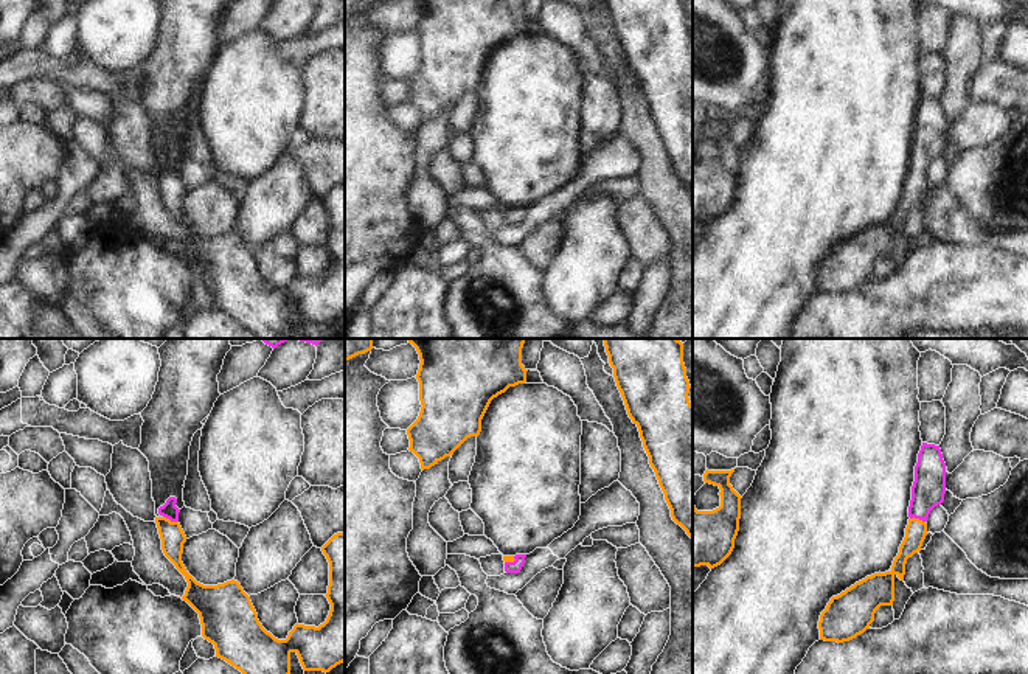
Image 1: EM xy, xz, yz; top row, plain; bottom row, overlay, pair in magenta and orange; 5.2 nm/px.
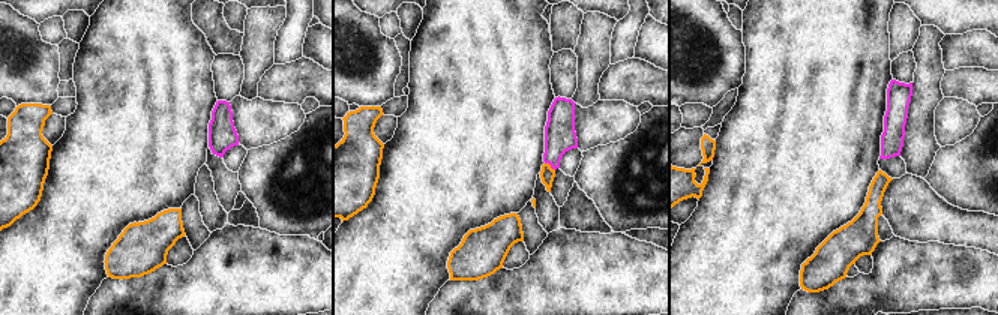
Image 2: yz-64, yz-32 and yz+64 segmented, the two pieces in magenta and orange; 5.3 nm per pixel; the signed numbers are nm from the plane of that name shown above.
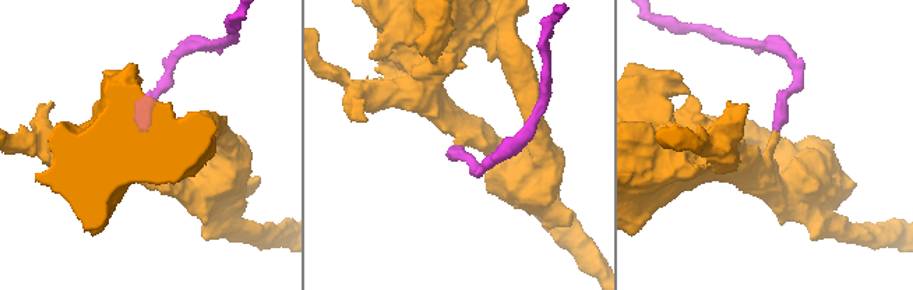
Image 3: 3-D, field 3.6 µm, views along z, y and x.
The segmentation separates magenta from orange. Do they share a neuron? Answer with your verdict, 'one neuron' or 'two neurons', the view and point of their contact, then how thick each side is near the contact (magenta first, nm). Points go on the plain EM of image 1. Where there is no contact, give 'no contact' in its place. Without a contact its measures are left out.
one neuron | xy (171, 173) | 80/130 nm

